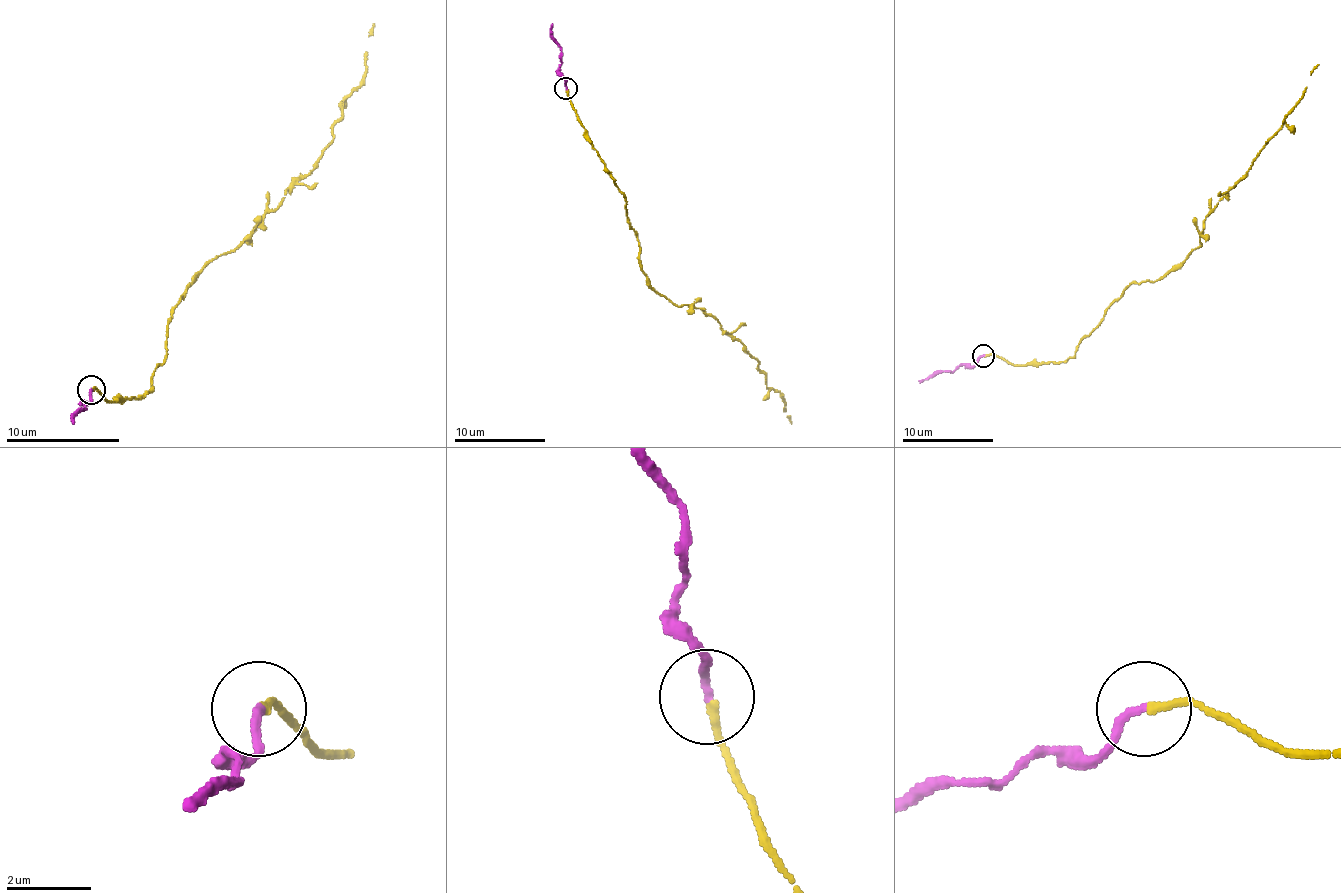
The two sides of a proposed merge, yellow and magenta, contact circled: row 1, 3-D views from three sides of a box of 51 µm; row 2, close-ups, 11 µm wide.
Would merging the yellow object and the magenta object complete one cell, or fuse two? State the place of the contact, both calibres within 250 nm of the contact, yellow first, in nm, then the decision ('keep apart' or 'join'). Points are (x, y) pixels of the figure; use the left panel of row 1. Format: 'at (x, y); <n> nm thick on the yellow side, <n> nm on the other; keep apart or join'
at (91, 389); 190 nm thick on the yellow side, 200 nm on the other; join

